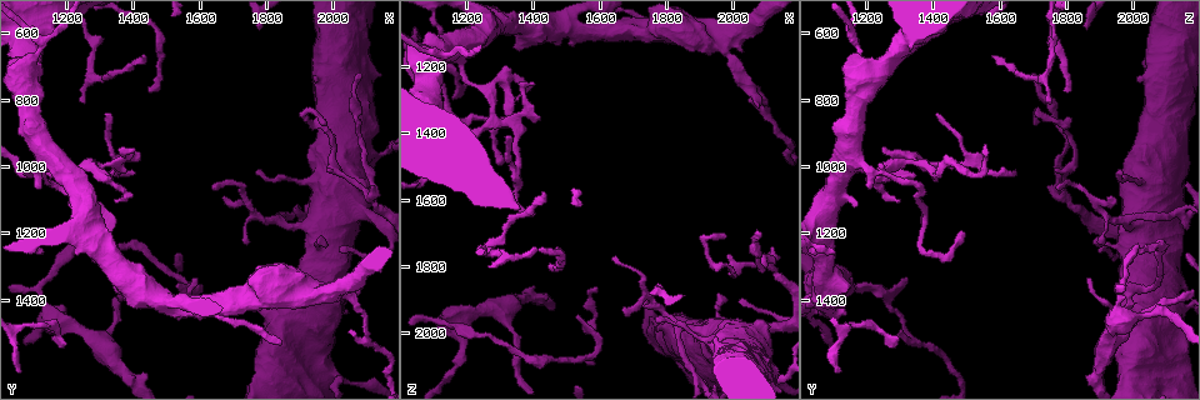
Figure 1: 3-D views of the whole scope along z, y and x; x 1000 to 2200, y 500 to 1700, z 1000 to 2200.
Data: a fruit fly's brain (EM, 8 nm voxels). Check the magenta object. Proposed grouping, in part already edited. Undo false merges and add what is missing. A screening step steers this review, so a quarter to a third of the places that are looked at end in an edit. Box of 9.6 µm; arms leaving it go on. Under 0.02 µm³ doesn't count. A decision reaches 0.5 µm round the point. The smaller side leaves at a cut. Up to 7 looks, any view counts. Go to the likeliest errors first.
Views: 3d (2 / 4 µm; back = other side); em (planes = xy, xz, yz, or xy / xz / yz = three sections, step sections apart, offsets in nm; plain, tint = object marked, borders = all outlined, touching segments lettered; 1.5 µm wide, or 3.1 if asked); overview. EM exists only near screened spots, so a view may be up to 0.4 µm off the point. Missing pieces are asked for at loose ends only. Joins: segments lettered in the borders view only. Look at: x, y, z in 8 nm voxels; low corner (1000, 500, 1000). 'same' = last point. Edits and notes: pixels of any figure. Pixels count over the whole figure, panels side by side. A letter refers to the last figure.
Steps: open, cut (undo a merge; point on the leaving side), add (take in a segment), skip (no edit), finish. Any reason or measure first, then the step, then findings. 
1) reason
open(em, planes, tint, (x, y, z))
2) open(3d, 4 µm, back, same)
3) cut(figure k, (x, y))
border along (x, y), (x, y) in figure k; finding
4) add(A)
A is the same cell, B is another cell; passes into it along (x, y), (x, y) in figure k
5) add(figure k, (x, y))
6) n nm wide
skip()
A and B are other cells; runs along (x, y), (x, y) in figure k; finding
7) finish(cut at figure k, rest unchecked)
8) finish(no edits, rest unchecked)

three arms meet
open(3d, 2 µm, (2110, 1100, 1780))

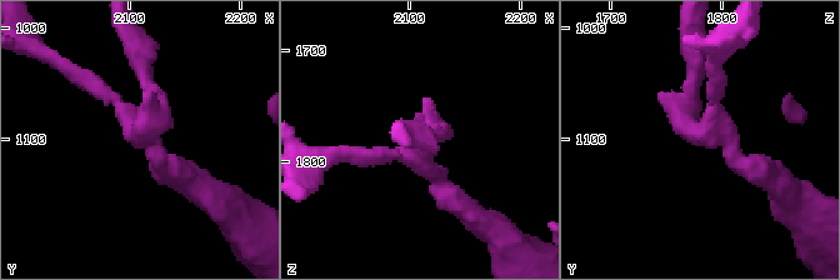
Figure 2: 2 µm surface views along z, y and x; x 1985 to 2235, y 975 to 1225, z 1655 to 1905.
3 arms; now the EM
open(em, xy, step 8, tint, (2108, 1092, 1790))

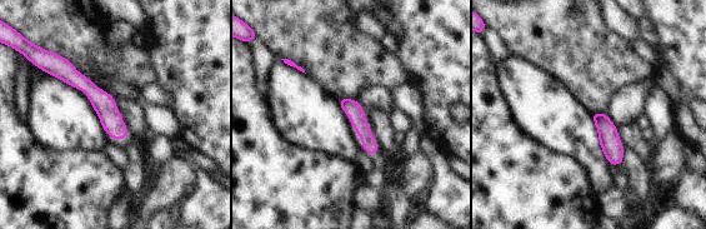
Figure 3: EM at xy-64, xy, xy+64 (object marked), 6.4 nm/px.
cut it another way
open(em, planes, borders, same)

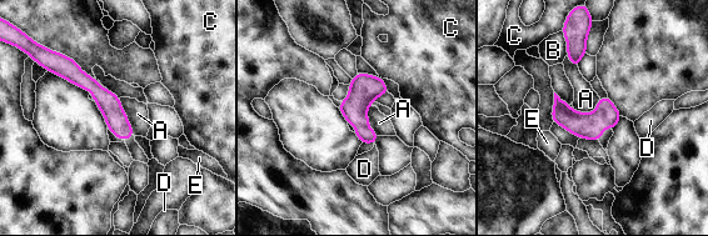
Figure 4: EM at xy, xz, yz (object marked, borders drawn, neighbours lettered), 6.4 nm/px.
150 nm wide
skip()
A, B, C, D and E are other cells; border along (119, 98), (134, 135) in figure 4; continuous, no second cell

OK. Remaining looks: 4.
abrupt turn
open(em, planes, borders, (1290, 1000, 1370))

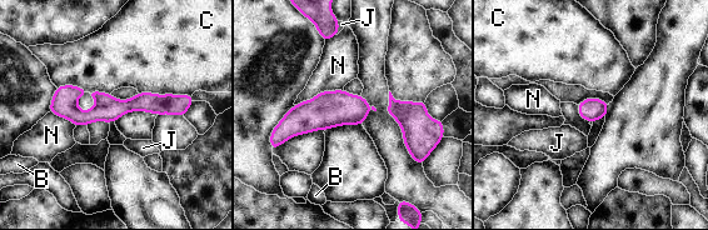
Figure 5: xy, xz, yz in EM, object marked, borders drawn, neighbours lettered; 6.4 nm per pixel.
C touches over 360 nm
skip()
B, C, J and N are other cells; one cell here

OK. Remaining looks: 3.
tapers out
open(em, yz, step 8, borders, (1980, 870, 1700))

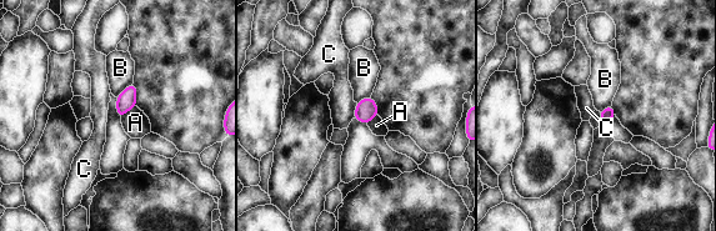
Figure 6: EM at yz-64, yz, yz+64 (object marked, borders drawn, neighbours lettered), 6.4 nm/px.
another direction
open(em, planes, borders, same)

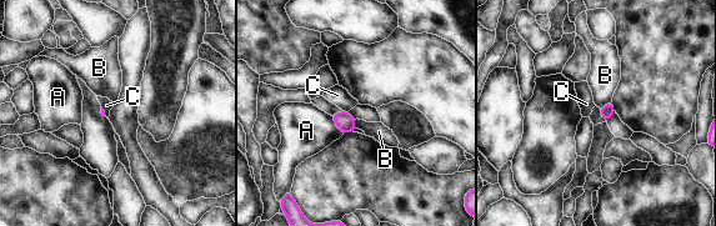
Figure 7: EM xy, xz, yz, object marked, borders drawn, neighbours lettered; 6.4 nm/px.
skip()
A, B and C are other cells; border along (341, 109), (348, 112) in figure 7; no lettered segment goes on from it

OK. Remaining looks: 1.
finish(no edits, rest unchecked)

